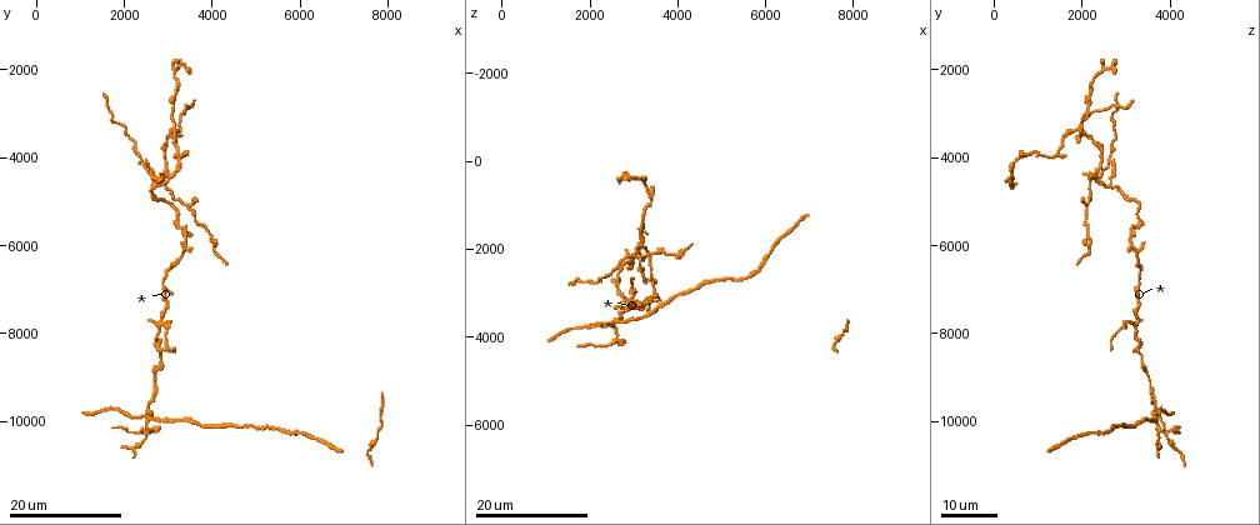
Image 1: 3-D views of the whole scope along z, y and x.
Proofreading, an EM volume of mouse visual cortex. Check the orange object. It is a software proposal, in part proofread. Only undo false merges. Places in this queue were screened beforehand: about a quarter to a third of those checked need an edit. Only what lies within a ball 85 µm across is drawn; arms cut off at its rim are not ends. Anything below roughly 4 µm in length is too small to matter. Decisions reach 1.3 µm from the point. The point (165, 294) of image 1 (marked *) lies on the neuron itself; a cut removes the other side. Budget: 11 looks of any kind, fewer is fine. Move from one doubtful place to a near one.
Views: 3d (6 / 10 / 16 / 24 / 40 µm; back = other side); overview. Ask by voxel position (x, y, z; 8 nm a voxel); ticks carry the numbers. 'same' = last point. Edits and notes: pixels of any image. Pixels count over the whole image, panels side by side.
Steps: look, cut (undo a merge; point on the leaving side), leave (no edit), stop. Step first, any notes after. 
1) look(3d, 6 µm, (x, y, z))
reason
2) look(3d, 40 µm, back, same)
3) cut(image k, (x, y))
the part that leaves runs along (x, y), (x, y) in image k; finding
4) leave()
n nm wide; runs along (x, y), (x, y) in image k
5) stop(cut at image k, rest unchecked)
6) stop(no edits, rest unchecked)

look(3d, 24 µm, (2800, 7850, 3200))
four arms meet

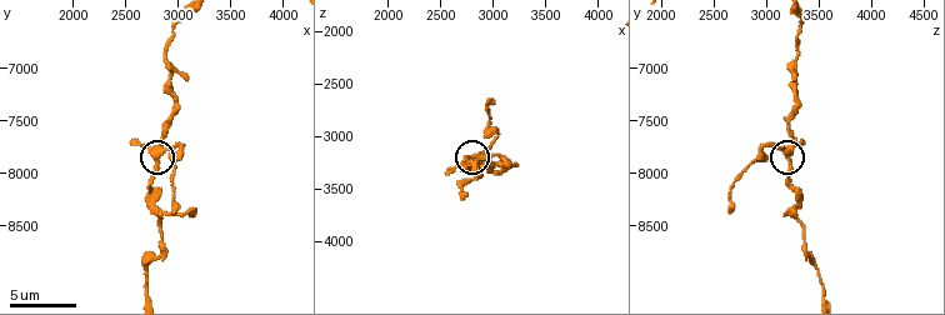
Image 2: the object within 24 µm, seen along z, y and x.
look(3d, 6 µm, (2820, 7800, 3200))

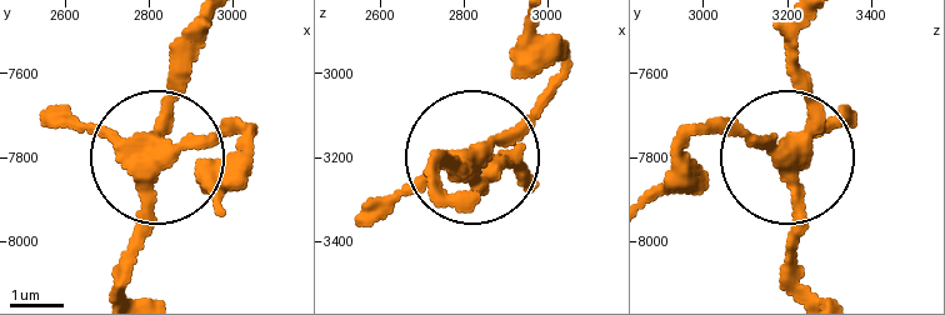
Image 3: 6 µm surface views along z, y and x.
look(3d, 6 µm, back, (2830, 7805, 3195))
other side

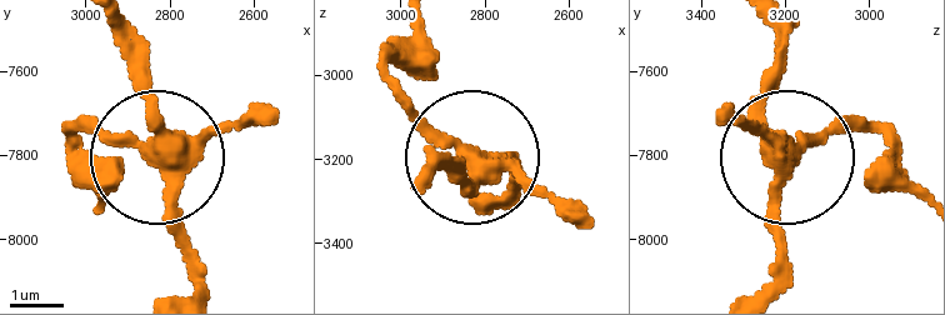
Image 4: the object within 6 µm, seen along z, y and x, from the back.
leave()
4 arms; runs along (116, 26), (151, 120), (148, 156), (63, 134) in image 4; continuous, no second neuron

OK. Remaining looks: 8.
look(3d, 16 µm, (3000, 4350, 2300))
three-way junction

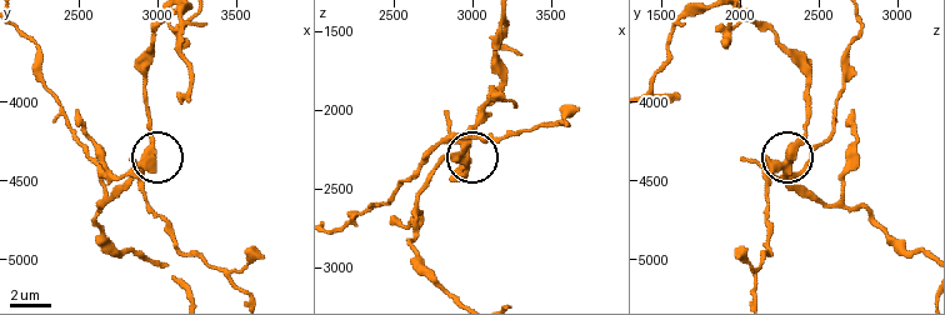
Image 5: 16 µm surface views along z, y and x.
look(3d, 6 µm, (2940, 4380, 2260))
closer look

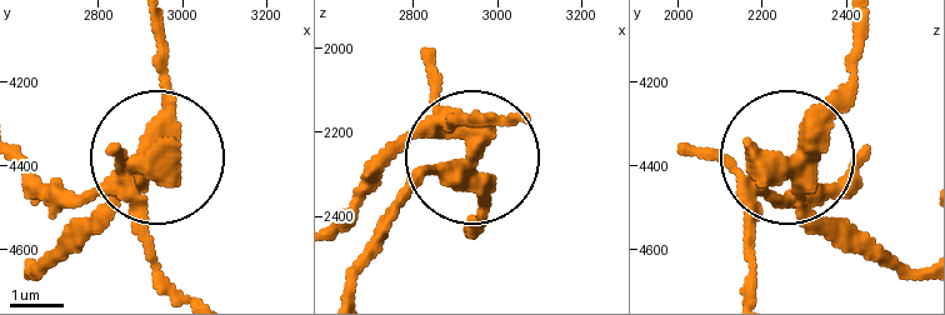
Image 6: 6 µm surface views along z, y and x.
cut(image 6, (85, 198))
the part that leaves runs along (156, 175), (58, 188), (21, 161) in image 6; two neurons meet here

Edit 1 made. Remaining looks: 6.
look(3d, 16 µm, (3100, 3500, 2050))
four or more arms meet

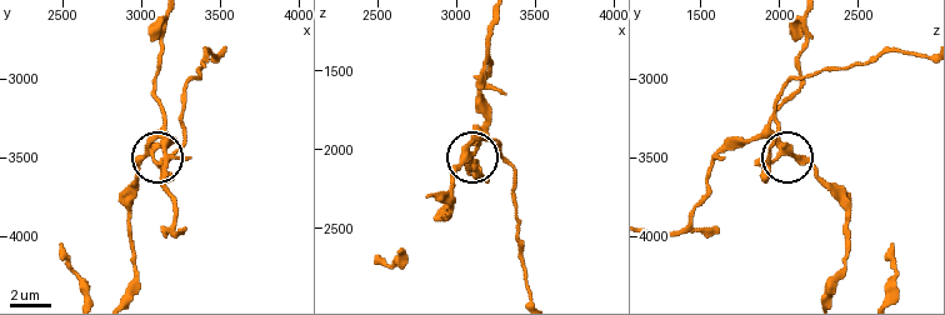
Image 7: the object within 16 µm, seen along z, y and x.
look(3d, 6 µm, (3080, 3500, 2000))

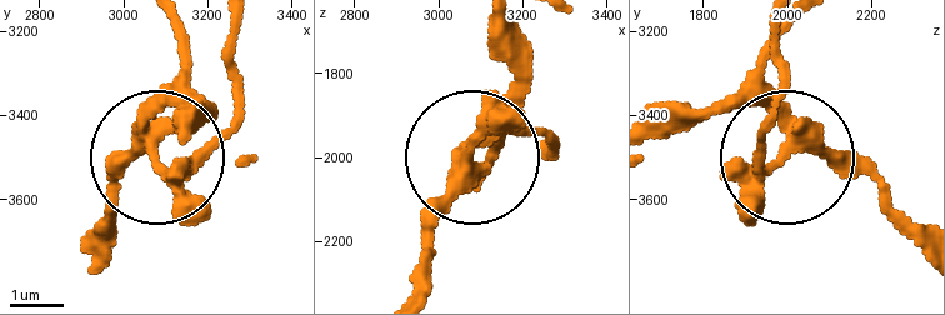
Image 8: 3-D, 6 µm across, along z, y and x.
cut(image 8, (235, 124))
side arm 16 µm; 4 arms; two neurons meet here

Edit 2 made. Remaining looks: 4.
look(overview)
see it whole again

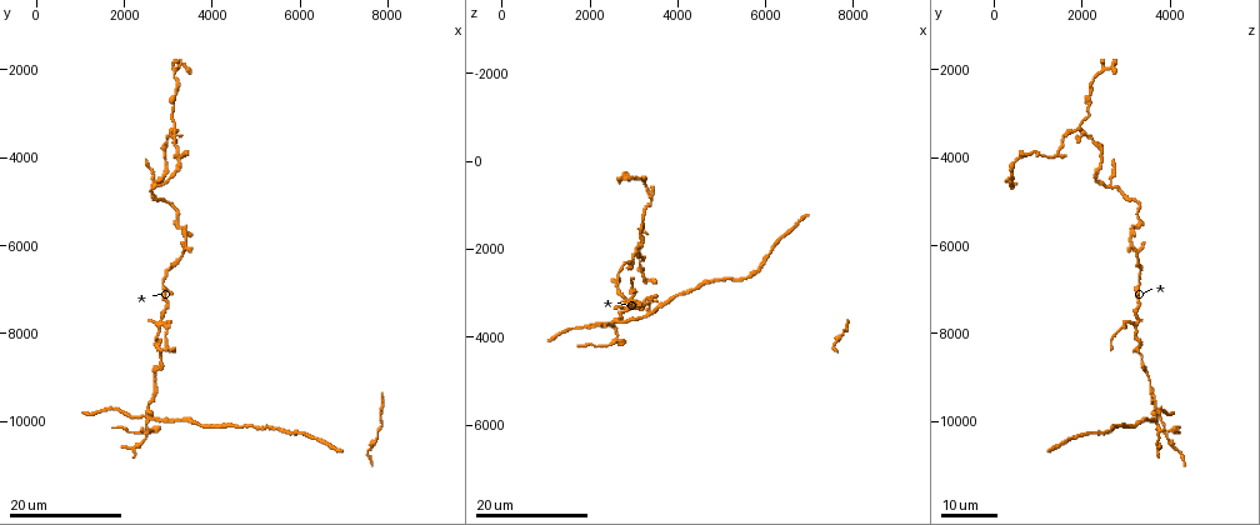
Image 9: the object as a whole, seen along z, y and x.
look(3d, 16 µm, (2700, 4600, 2700))
three arms meet

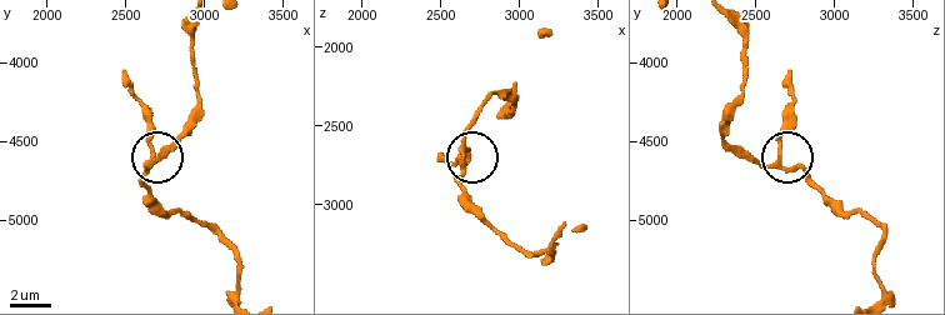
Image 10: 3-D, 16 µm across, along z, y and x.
look(3d, 6 µm, (2640, 4640, 2620))
closer look

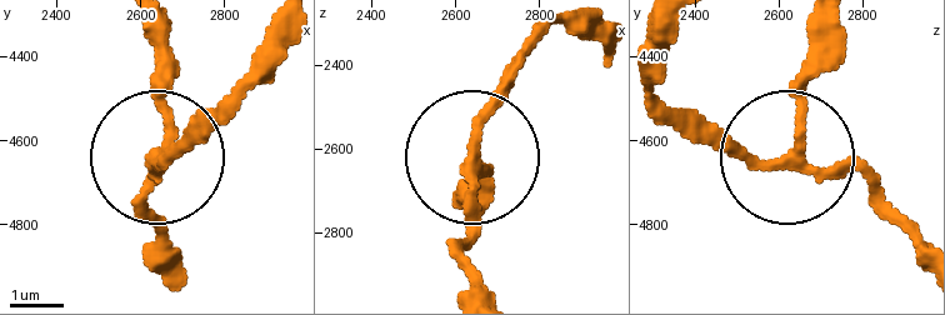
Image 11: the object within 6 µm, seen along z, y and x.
leave()
3 arms; one neuron here

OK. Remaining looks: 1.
stop(cut at image 6, cut at image 8, rest unchecked)

